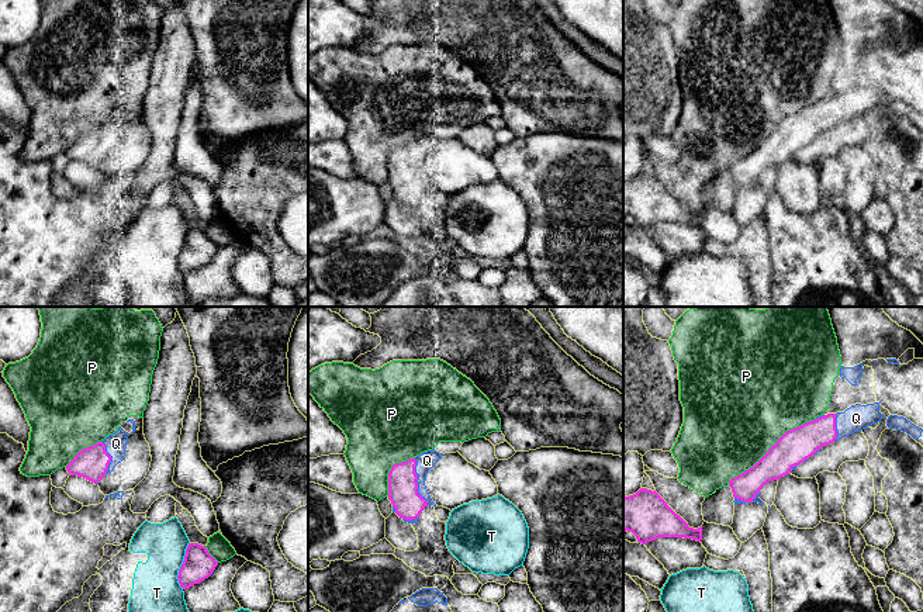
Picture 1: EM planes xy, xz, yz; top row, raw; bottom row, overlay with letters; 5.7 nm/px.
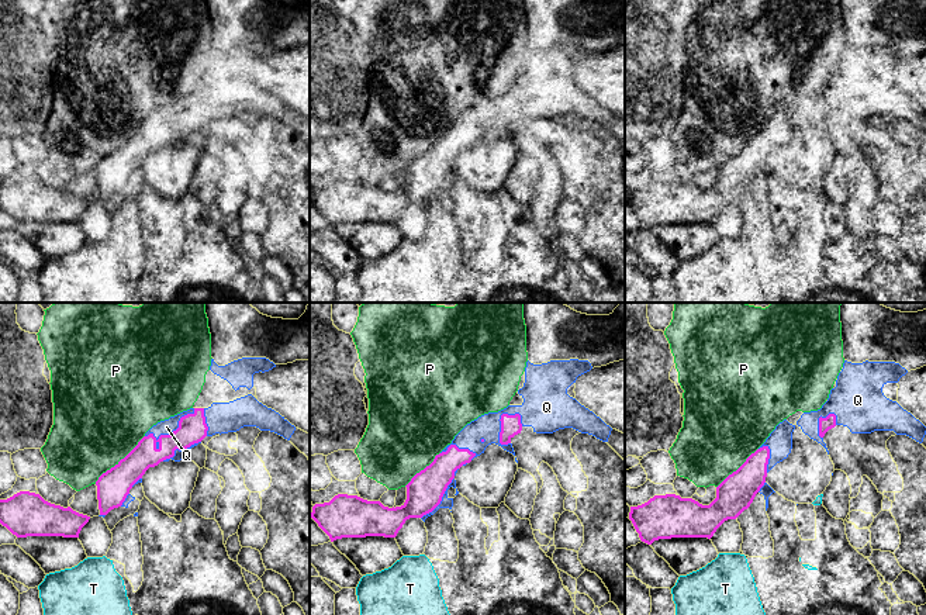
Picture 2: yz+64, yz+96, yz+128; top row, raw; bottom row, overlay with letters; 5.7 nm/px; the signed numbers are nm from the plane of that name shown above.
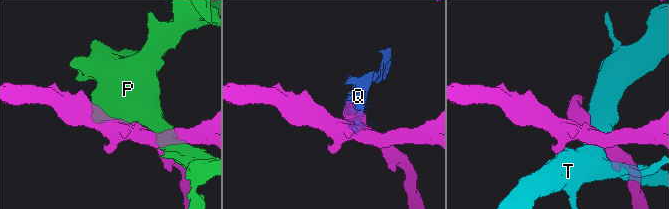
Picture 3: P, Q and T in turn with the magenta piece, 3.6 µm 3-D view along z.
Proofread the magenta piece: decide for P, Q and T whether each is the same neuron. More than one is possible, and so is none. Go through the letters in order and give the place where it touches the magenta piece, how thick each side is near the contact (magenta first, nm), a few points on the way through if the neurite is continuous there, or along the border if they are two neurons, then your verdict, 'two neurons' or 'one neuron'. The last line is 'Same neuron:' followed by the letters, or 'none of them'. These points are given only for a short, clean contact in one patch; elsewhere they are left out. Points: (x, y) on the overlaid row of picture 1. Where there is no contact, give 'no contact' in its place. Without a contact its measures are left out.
P: contact yz (766, 453); calibres 190 and 500 nm; two neurons
Q: contact xz (415, 481); calibres 180 and 100 nm; one neuron
T: contact xy (182, 566); calibres 180 and 280 nm; two neurons
Same neuron: Q

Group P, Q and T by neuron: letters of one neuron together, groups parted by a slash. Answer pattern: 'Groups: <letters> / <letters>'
Groups: P / Q / T

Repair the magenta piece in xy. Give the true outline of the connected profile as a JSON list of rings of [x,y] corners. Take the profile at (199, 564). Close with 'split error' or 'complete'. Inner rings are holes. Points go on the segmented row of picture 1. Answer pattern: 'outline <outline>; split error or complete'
outline [[[189,543],[177,575],[180,587],[186,589],[200,584],[212,574],[217,566],[218,561],[208,553],[205,546]]]; complete

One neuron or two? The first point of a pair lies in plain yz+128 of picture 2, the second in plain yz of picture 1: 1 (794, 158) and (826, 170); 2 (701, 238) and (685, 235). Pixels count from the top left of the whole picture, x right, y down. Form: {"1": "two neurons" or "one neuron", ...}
{"1": "two neurons", "2": "one neuron"}

